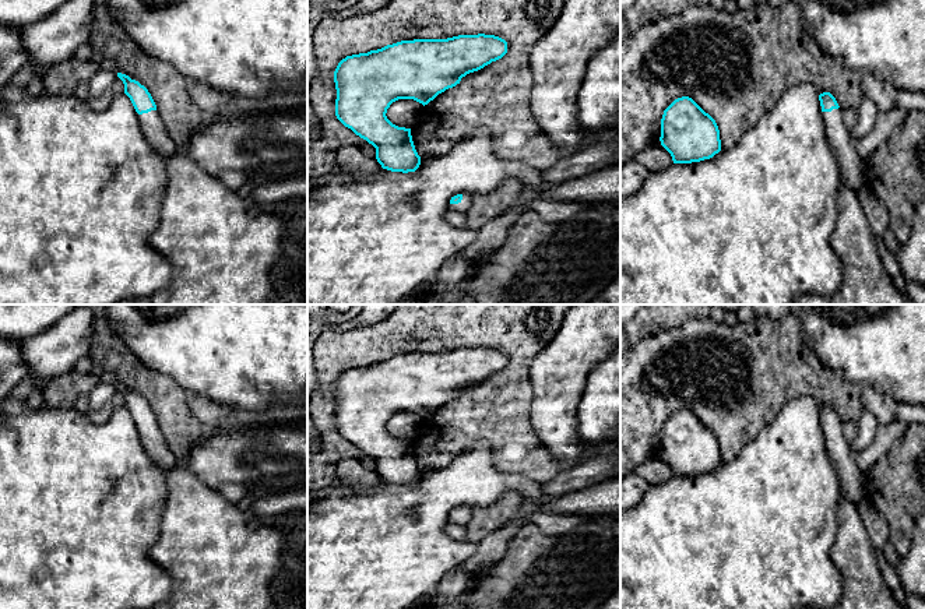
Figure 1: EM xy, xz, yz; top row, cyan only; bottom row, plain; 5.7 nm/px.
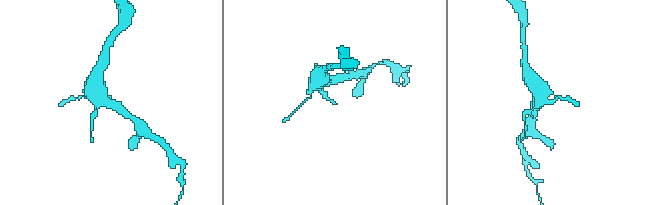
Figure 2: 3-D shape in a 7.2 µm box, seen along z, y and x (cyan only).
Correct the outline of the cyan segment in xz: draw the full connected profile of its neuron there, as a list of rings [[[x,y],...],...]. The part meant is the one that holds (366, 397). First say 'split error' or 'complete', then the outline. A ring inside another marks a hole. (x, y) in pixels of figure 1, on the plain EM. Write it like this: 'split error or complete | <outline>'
complete | [[[458,348],[447,352],[414,352],[387,358],[377,363],[347,369],[335,384],[335,429],[356,448],[376,461],[376,472],[391,485],[415,485],[421,478],[411,441],[393,437],[386,426],[398,412],[414,412],[423,419],[439,406],[460,397],[461,391],[502,372],[507,355],[495,348]]]

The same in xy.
split error | [[[117,386],[117,390],[123,394],[124,406],[138,426],[140,439],[150,460],[161,469],[170,471],[175,468],[177,458],[169,450],[148,402],[126,387]]]

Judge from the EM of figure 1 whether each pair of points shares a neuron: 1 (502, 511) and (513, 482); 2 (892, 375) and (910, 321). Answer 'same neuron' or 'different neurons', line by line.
1: different neurons
2: same neuron

